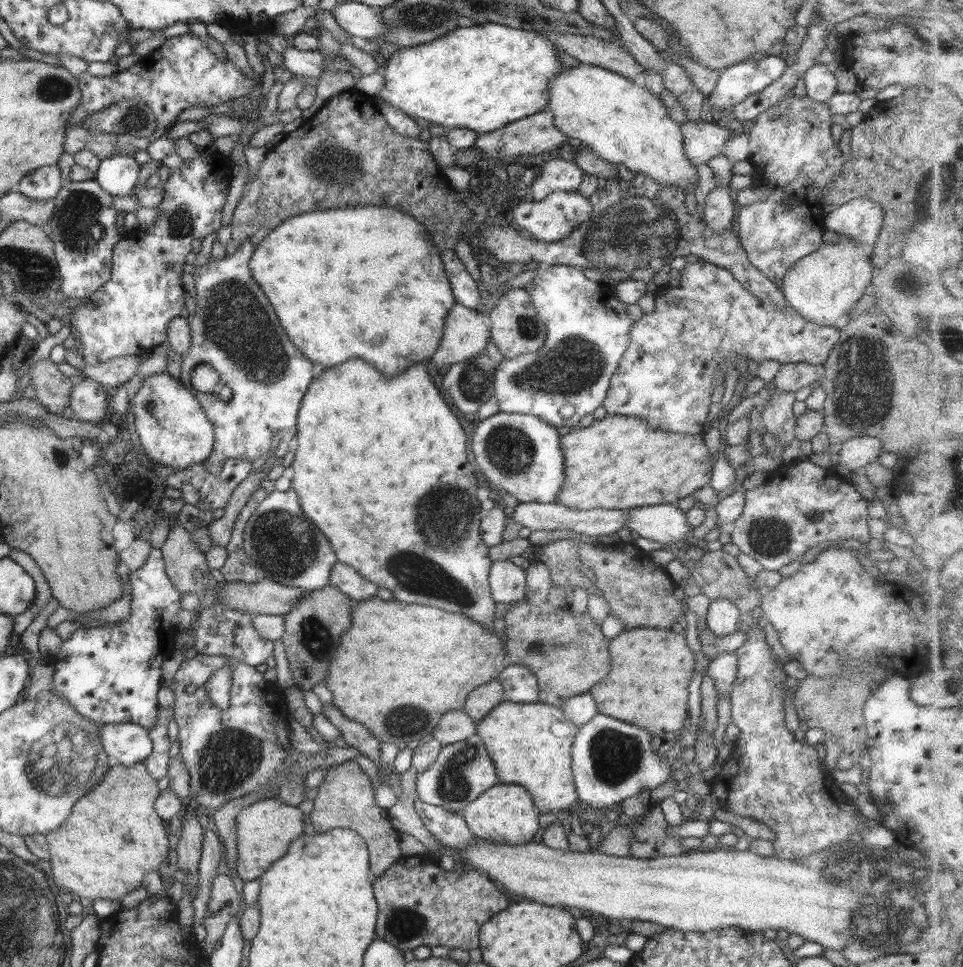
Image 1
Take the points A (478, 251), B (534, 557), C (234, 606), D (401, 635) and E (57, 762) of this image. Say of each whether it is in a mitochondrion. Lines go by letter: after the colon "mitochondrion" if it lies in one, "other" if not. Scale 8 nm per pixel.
A: other
B: other
C: other
D: other
E: mitochondrion

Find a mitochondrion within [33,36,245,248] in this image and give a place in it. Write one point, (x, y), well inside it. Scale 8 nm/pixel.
(53, 88)

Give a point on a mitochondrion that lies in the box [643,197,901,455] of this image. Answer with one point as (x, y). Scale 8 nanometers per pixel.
(864, 379)

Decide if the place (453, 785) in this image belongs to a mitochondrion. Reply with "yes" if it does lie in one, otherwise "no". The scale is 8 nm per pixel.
yes

